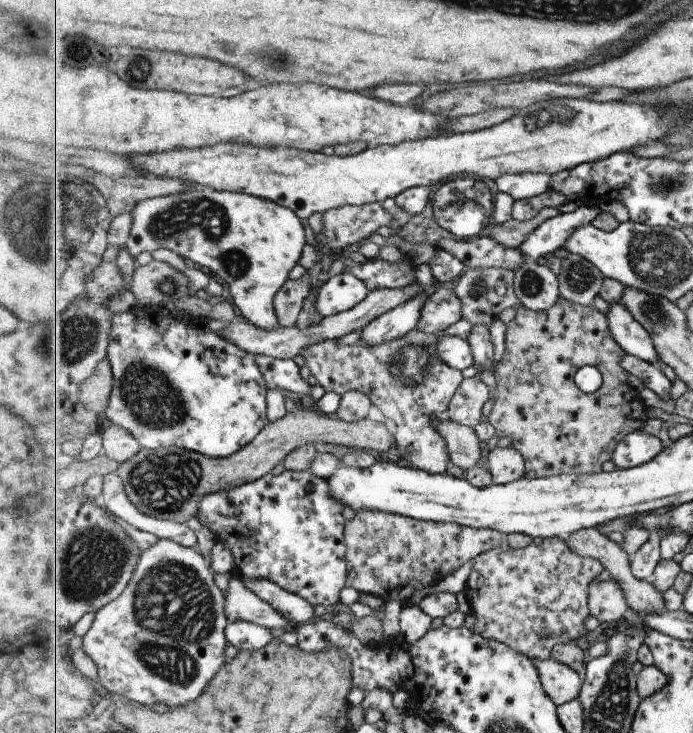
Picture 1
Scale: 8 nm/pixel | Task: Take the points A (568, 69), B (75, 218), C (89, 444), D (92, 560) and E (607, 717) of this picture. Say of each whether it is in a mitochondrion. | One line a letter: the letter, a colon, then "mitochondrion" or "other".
A: other
B: mitochondrion
C: other
D: mitochondrion
E: mitochondrion

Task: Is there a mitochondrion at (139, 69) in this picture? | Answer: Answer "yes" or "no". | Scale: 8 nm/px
yes

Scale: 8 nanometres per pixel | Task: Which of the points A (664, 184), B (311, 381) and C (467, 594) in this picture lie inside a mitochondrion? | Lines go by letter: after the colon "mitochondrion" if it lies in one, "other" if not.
A: mitochondrion
B: other
C: other

